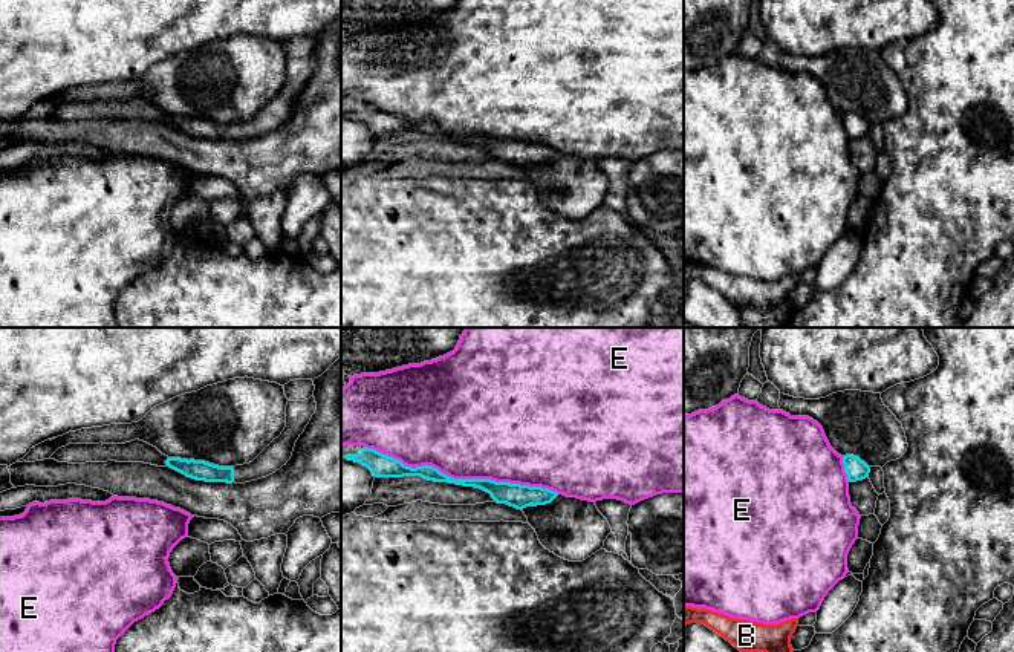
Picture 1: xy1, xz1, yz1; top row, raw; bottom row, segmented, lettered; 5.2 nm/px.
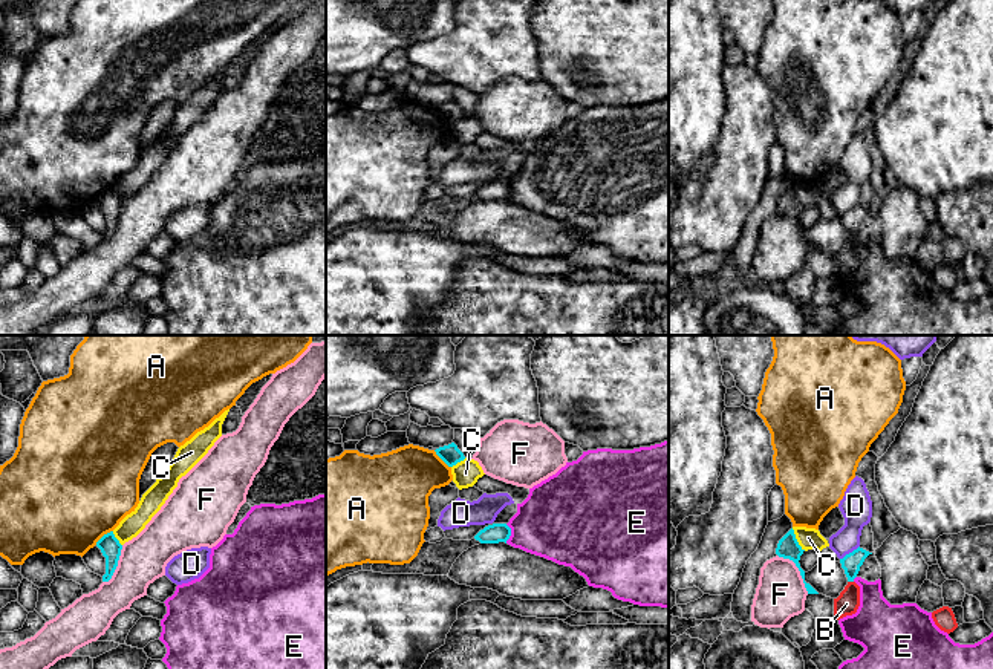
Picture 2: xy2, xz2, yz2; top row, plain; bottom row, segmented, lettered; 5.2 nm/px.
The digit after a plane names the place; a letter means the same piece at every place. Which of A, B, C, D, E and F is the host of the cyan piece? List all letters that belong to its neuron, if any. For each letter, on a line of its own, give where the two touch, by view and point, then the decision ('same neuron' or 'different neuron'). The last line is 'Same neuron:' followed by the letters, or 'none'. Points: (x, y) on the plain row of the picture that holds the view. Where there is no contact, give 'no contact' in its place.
A: contact xy2 (103, 193); different neuron
B: contact yz2 (851, 238); different neuron
C: contact yz2 (796, 196); different neuron
D: contact yz2 (849, 210); different neuron
E: contact xz1 (462, 136); different neuron
F: contact yz2 (799, 227); different neuron
Same neuron: none

